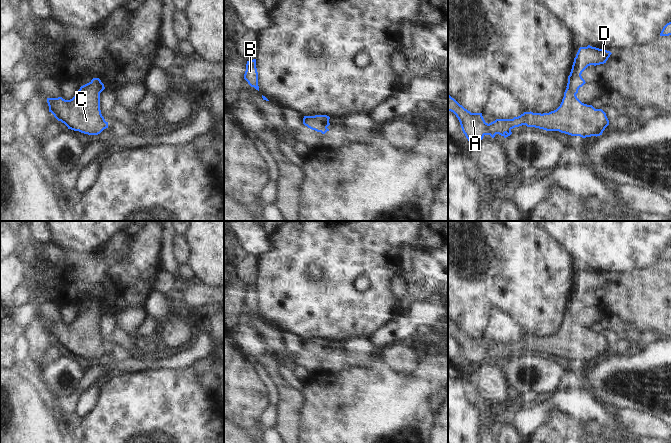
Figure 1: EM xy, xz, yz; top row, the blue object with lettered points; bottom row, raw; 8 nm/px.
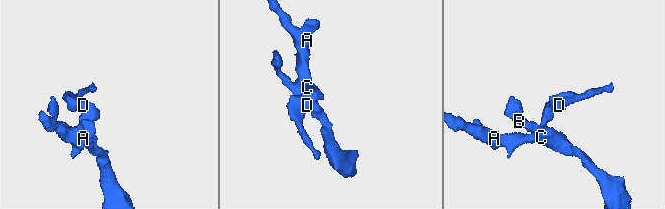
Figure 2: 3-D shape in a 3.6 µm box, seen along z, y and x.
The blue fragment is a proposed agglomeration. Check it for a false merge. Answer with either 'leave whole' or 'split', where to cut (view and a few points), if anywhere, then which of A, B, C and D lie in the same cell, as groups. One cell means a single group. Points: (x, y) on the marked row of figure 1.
leave whole; cut none; groups A B C D

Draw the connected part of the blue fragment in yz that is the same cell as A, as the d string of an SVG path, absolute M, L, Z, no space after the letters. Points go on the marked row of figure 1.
M590 45L580 47L568 76L562 102L556 110L549 113L524 112L513 119L496 119L488 124L482 113L471 113L450 95L448 95L448 111L456 115L463 133L473 144L480 142L485 135L494 138L499 134L506 138L512 134L513 128L522 125L582 138L600 136L609 125L606 113L602 109L595 109L592 105L582 103L576 94L586 83L581 76L582 72L590 65L606 63L611 54L610 51Z

